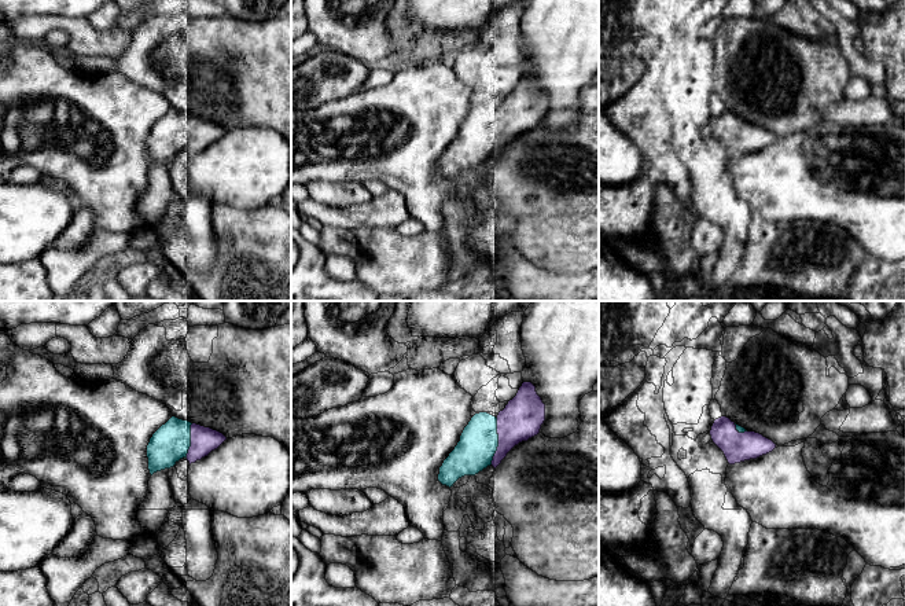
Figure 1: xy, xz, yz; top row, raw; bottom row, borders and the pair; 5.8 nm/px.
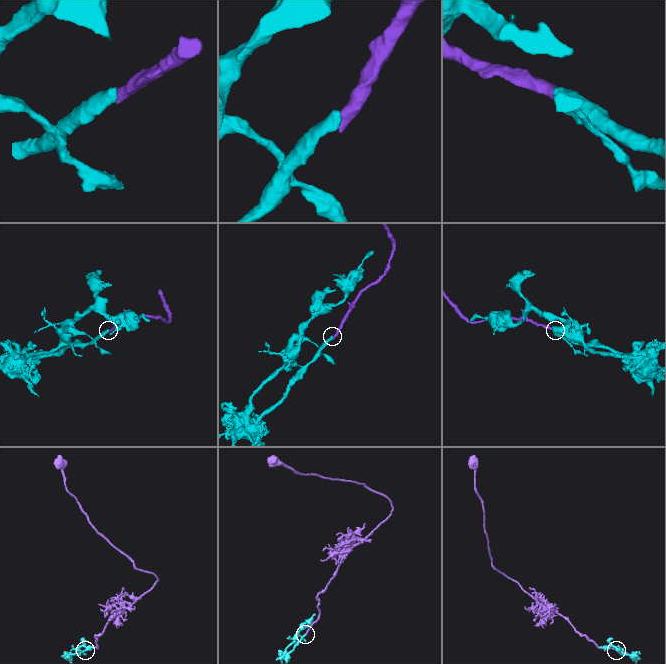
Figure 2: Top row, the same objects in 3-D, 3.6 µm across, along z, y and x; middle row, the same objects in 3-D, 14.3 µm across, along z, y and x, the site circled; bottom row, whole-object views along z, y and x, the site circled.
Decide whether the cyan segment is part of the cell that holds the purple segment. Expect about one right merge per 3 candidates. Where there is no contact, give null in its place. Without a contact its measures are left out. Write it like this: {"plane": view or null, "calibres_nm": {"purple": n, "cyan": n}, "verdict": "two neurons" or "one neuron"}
{"plane": "xz", "calibres_nm": {"purple": 240, "cyan": 220}, "verdict": "one neuron"}

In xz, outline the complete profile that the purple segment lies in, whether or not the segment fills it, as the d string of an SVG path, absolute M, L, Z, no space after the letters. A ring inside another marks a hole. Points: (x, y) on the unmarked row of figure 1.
M523 74L516 88L497 109L479 104L471 110L460 133L439 159L438 173L450 180L464 168L475 168L490 157L496 161L515 137L537 128L544 113L545 96L537 87L536 78L531 74Z

